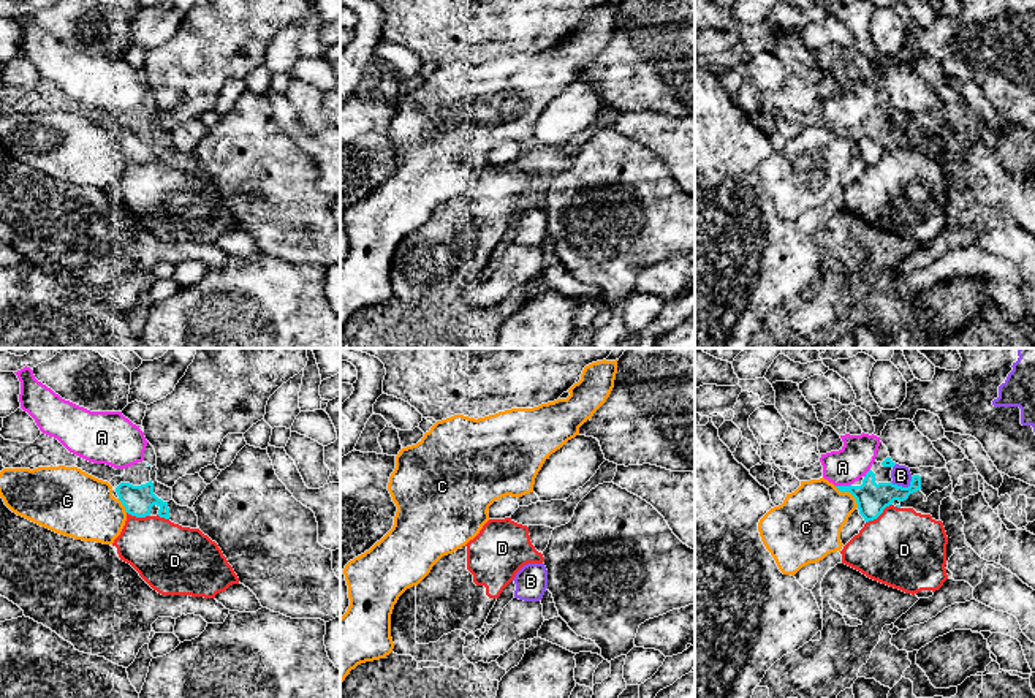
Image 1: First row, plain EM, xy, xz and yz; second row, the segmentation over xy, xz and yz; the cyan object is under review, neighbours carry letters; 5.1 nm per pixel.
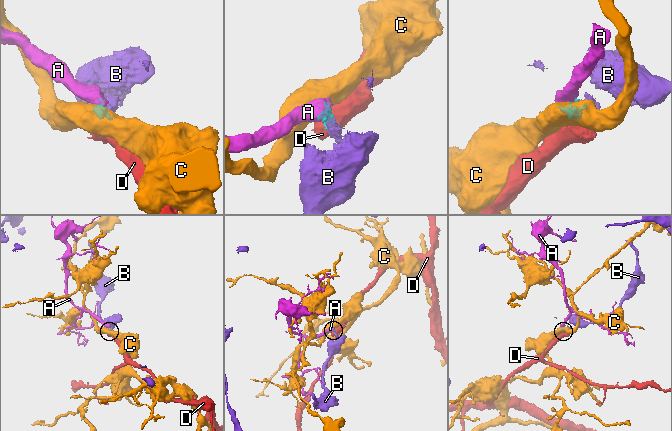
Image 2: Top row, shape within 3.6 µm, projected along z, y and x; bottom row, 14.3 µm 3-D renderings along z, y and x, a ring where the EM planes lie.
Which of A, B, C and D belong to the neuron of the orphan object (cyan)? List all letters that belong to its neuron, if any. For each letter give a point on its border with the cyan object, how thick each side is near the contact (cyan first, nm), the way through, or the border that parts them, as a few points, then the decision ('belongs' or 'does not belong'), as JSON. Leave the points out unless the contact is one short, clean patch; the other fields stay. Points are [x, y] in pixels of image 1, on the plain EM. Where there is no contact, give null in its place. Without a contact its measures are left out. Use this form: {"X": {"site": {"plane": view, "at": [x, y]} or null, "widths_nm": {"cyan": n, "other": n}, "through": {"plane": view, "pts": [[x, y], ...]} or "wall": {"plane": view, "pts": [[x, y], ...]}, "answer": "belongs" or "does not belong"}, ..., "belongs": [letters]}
{"A": {"site": {"plane": "yz", "at": [842, 132]}, "widths_nm": {"cyan": 160, "other": 180}, "wall": {"plane": "yz", "pts": [[850, 128], [836, 132]]}, "answer": "does not belong"}, "B": {"site": {"plane": "yz", "at": [904, 133]}, "widths_nm": {"cyan": 160, "other": 100}, "wall": {"plane": "yz", "pts": [[912, 122], [907, 132], [898, 132], [891, 127]]}, "answer": "does not belong"}, "C": {"site": {"plane": "yz", "at": [849, 136]}, "widths_nm": {"cyan": 160, "other": 320}, "answer": "does not belong"}, "D": {"site": {"plane": "yz", "at": [879, 160]}, "widths_nm": {"cyan": 160, "other": 400}, "wall": {"plane": "yz", "pts": [[891, 149], [866, 168]]}, "answer": "does not belong"}, "belongs": []}

